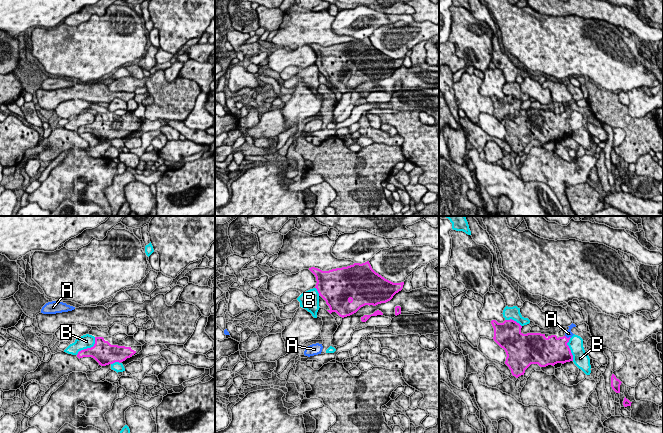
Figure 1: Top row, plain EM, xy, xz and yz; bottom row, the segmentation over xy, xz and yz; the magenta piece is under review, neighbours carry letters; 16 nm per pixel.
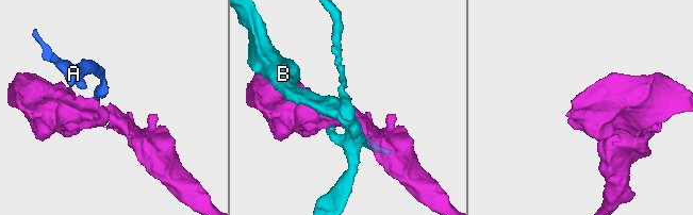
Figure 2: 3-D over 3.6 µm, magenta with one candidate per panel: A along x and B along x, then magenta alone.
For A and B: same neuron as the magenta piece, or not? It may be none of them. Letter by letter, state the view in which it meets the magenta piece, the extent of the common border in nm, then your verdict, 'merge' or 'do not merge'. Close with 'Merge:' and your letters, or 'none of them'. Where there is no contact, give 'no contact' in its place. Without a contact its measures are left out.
A: meets magenta in yz; contact 100 nm long; merge
B: meets magenta in xy; contact 420 nm long; do not merge
Merge: A

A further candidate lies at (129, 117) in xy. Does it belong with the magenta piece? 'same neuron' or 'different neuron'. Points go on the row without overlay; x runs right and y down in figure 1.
same neuron

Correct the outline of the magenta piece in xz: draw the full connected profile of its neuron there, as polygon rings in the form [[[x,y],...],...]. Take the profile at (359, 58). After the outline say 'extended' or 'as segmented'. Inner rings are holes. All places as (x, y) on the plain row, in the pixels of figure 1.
[[[369,37],[329,47],[315,43],[309,46],[316,53],[319,72],[330,84],[327,87],[336,88],[342,94],[365,81],[376,82],[390,77],[404,61],[404,58],[393,59],[376,49]]]; as segmented

